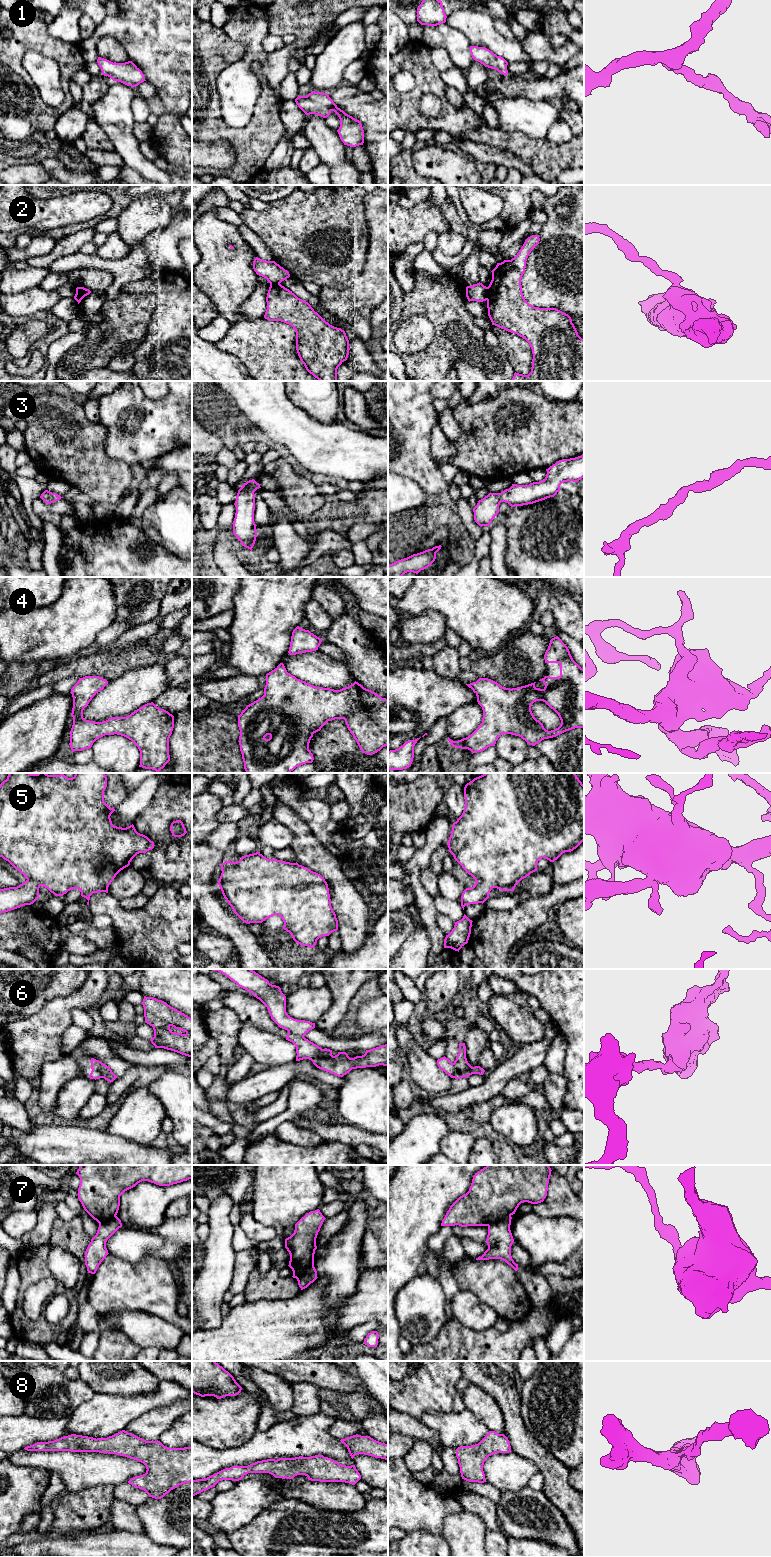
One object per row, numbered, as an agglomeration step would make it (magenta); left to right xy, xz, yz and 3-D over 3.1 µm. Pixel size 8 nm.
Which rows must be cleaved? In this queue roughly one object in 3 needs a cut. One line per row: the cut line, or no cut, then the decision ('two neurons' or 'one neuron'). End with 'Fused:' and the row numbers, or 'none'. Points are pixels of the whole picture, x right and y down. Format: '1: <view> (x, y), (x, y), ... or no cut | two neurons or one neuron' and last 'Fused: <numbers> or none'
1: no cut | one neuron
2: yz (486, 287), (487, 299) | two neurons
3: no cut | one neuron
4: no cut | one neuron
5: no cut | one neuron
6: xz (288, 1031), (303, 1037) | two neurons
7: yz (510, 1215), (494, 1221), (488, 1226) | two neurons
8: no cut | one neuron
Fused: 2, 6, 7

